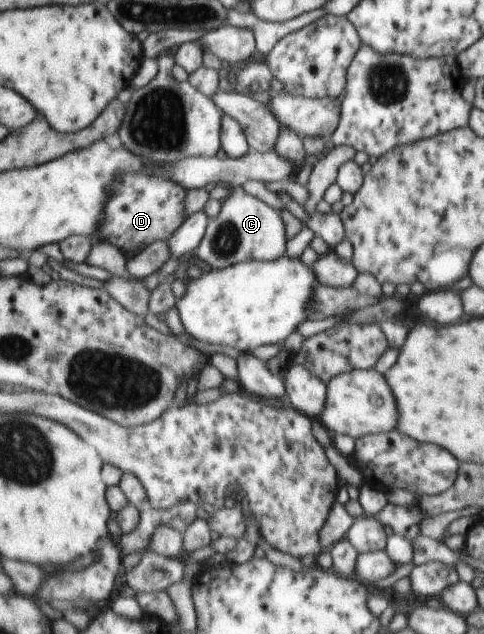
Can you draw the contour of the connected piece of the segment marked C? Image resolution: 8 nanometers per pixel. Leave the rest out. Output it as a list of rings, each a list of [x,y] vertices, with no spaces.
[[[238,186],[229,189],[228,196],[221,200],[218,214],[208,219],[198,248],[187,255],[188,258],[206,262],[211,269],[224,269],[245,260],[276,262],[282,256],[284,256],[284,226],[280,216],[270,206],[246,194]]]

